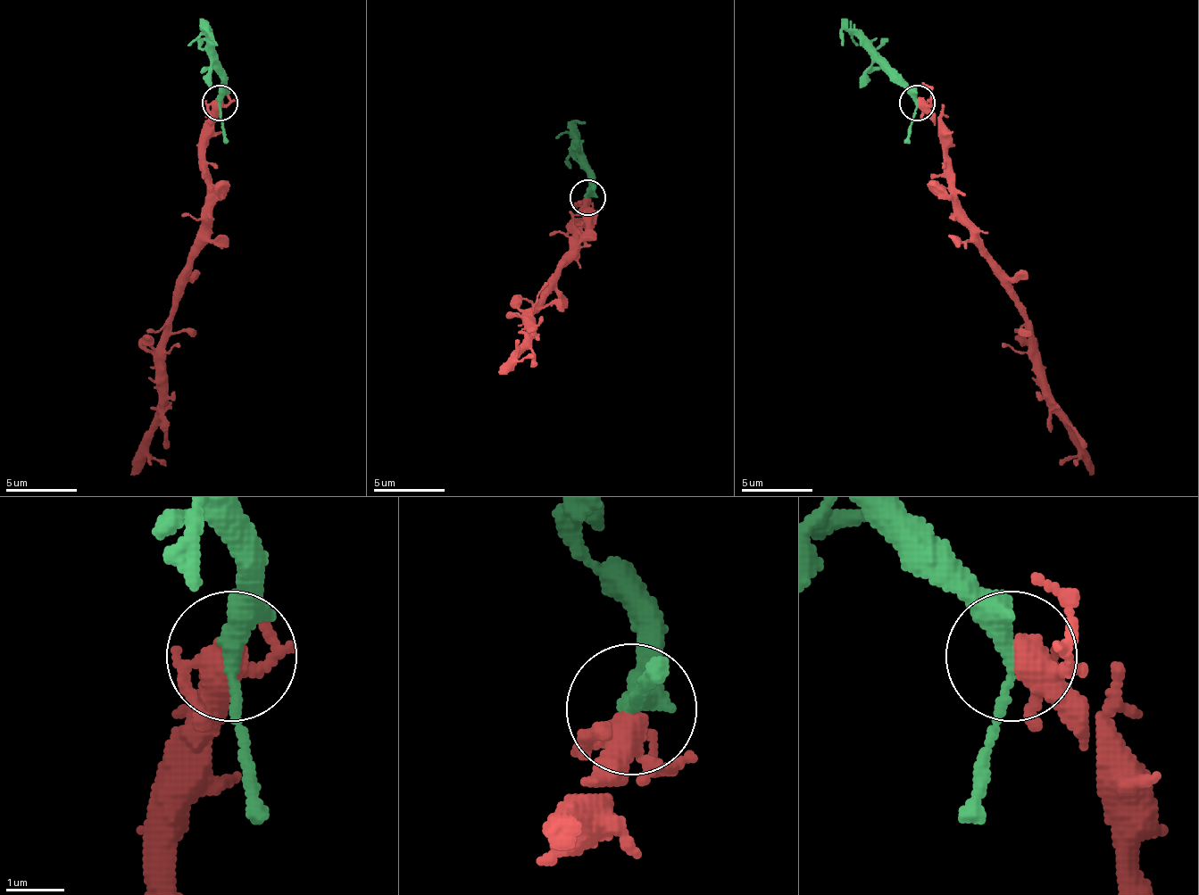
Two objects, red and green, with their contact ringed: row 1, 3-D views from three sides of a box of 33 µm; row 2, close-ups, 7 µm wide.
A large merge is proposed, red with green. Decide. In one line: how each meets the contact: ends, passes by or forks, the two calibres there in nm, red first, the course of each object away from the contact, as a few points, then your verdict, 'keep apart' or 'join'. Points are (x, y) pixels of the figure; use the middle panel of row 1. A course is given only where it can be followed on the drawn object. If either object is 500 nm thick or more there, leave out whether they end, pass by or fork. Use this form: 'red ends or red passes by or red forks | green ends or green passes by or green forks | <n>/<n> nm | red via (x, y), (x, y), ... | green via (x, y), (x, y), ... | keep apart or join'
red forks | green passes by | 320/300 nm | red via (587, 200), (572, 221), (576, 250), (537, 303), (533, 328), (501, 375) | green via (587, 196), (590, 164), (576, 132), (587, 121) | join

